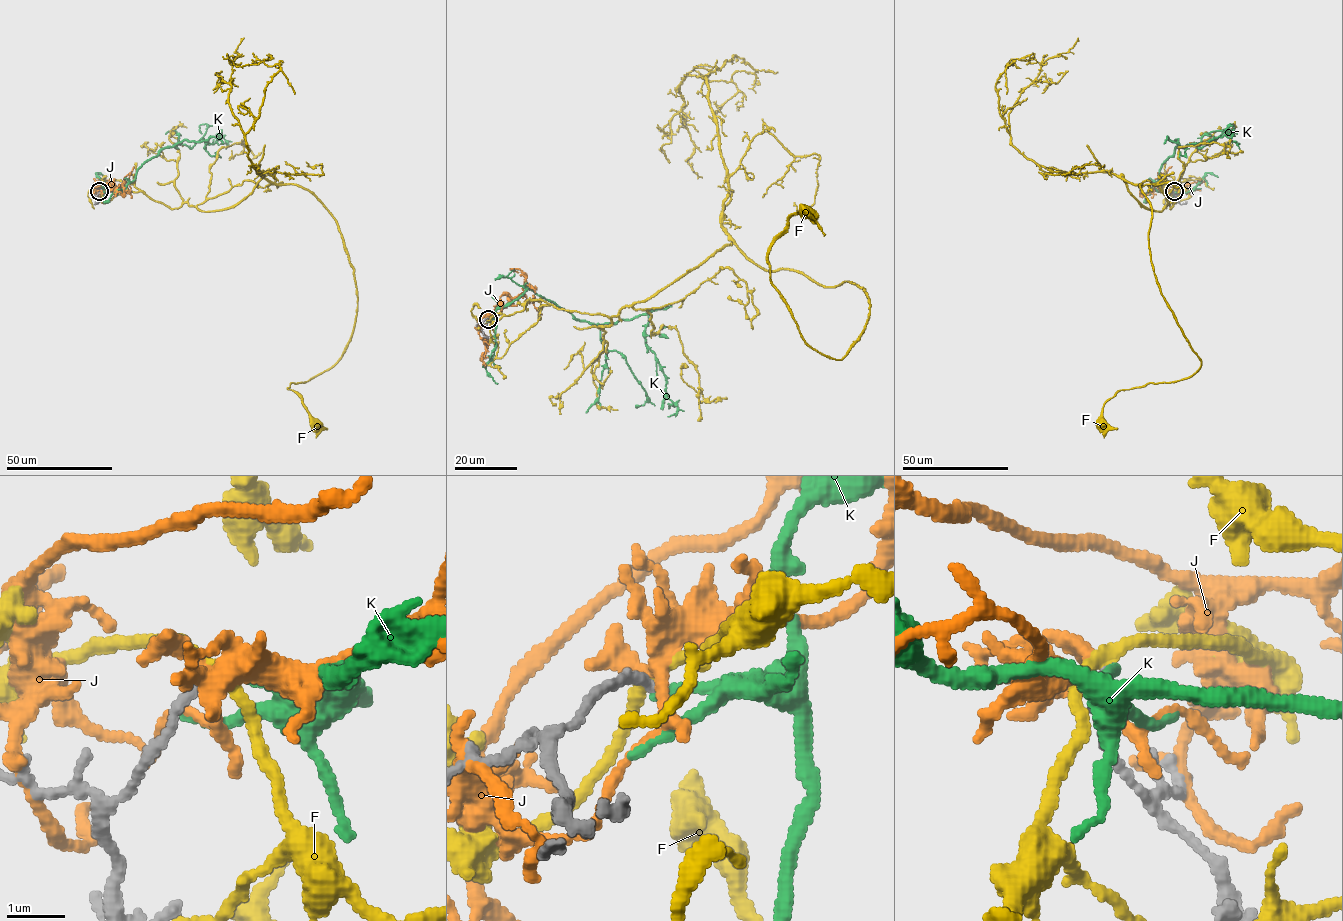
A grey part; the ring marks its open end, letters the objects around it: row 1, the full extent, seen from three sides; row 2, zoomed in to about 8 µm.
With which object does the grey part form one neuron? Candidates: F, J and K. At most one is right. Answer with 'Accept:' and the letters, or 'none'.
Accept: none

